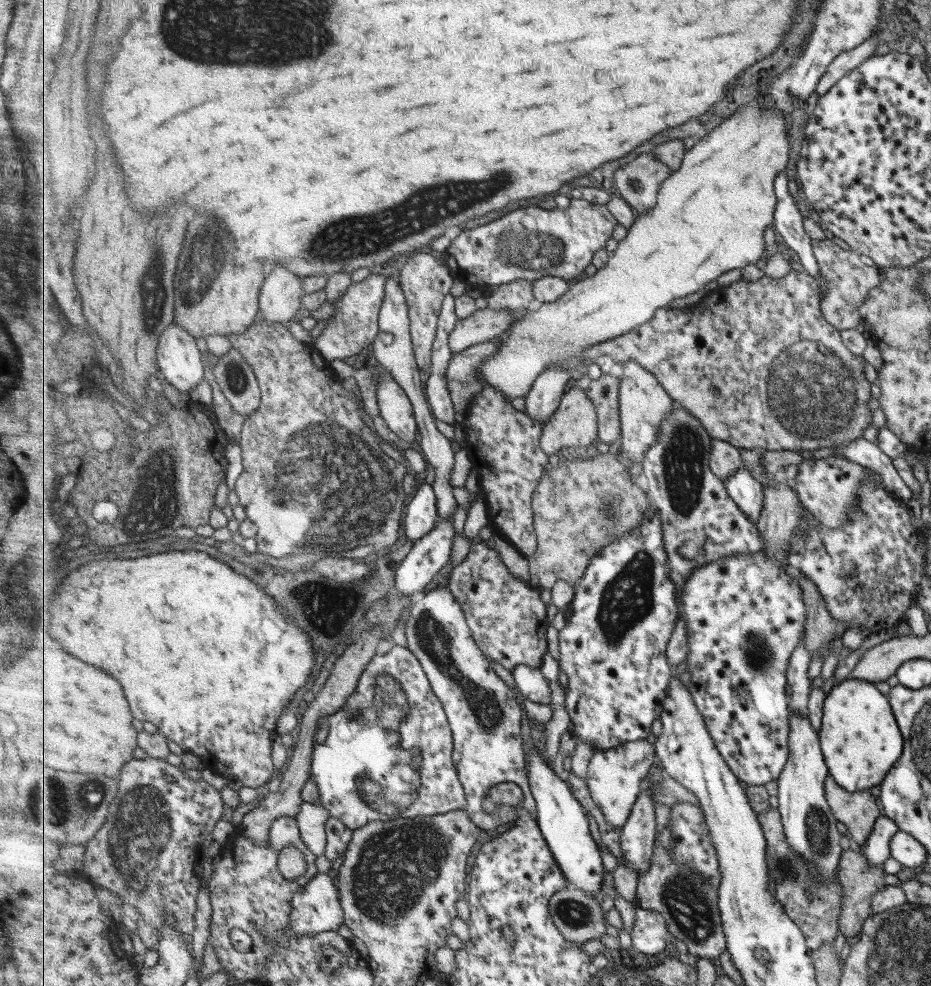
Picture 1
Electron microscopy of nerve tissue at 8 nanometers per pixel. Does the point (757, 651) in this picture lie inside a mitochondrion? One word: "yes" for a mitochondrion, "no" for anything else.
yes

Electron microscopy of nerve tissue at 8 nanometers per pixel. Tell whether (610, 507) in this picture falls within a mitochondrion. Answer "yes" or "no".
yes

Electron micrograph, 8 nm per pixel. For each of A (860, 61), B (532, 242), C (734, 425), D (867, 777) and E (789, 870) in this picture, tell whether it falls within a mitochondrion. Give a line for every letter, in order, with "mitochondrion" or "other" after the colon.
A: other
B: mitochondrion
C: other
D: other
E: mitochondrion

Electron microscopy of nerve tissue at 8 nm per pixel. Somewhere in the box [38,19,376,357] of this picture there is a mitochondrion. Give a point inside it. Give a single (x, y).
(199, 279)

